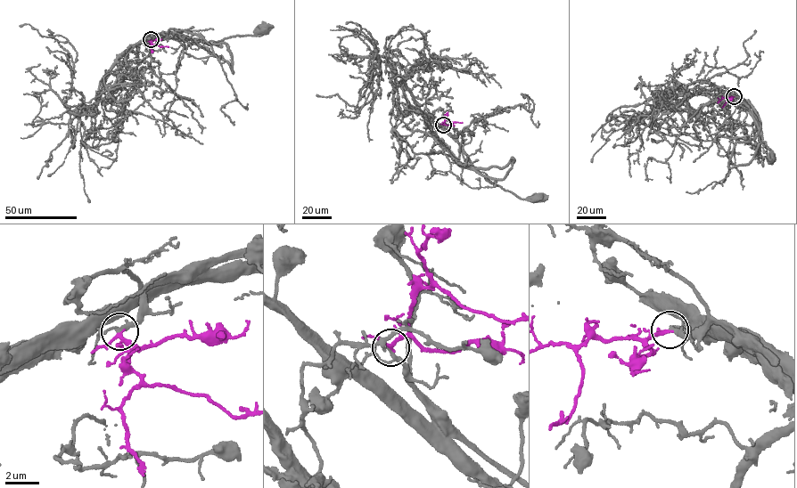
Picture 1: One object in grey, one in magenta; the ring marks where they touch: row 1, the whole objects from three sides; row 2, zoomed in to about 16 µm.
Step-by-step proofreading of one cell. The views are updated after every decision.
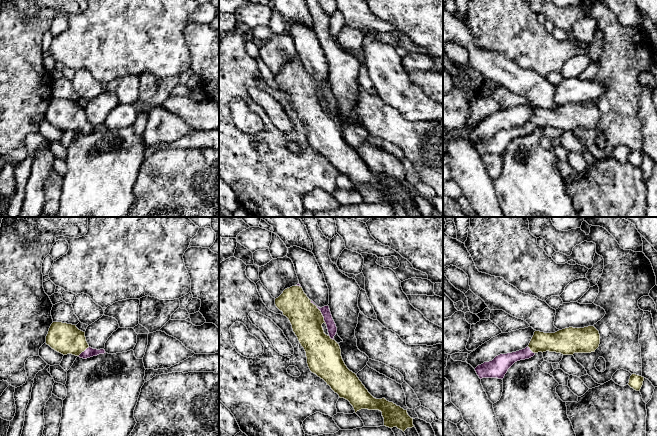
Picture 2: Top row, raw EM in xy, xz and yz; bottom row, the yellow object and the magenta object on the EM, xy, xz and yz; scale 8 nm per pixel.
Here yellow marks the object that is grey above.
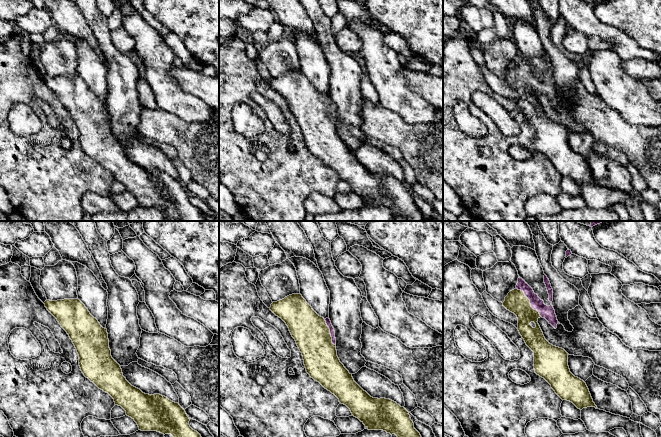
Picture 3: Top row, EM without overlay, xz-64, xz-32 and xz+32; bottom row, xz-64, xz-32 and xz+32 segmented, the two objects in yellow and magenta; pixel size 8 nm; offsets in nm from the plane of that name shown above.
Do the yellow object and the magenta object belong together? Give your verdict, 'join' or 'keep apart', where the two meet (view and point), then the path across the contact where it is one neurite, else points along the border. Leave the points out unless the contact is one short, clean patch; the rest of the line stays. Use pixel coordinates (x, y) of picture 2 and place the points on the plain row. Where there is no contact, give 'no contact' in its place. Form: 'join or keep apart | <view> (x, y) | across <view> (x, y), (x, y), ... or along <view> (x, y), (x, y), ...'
join | xz (321, 89)

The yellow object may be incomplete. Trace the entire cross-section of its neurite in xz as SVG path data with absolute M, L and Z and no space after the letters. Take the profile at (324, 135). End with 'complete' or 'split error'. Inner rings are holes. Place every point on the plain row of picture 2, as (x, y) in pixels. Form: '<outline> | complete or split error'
M299 59L296 62L285 65L275 75L275 81L289 95L293 108L306 128L307 140L310 147L323 155L340 174L348 176L353 182L355 189L361 185L379 186L382 188L384 202L386 203L397 203L403 208L407 204L414 203L413 194L408 191L407 186L404 186L393 178L387 177L385 174L374 174L357 151L347 144L341 132L340 122L334 116L337 103L332 94L329 82L318 83L307 73Z | split error

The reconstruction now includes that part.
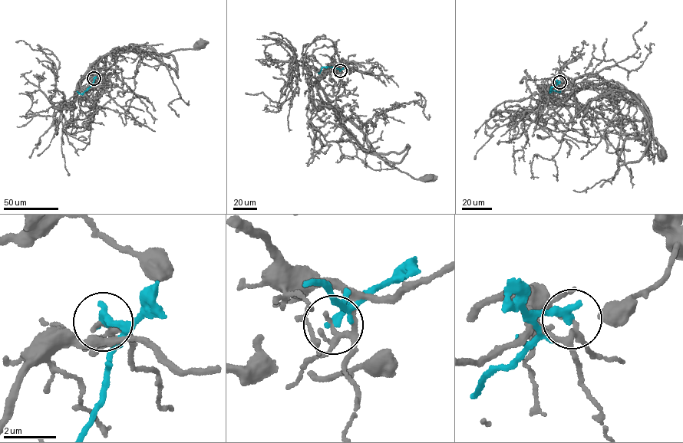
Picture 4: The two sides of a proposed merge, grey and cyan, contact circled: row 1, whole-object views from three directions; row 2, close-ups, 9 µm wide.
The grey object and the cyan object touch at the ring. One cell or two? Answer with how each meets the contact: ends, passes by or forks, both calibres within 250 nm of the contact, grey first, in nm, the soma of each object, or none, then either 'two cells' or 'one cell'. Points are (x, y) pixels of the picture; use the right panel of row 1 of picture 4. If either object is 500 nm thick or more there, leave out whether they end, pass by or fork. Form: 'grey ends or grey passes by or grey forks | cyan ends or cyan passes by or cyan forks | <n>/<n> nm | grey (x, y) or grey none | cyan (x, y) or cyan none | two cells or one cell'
grey forks | cyan ends | 160/300 nm | grey (661, 154) | cyan none | two cells

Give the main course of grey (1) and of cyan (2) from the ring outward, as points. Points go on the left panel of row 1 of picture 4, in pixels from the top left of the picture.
1: (94, 77), (81, 87), (93, 63), (118, 50), (133, 47), (159, 54), (197, 49), (202, 43)
2: (94, 77), (94, 81), (84, 92), (80, 93), (77, 91)

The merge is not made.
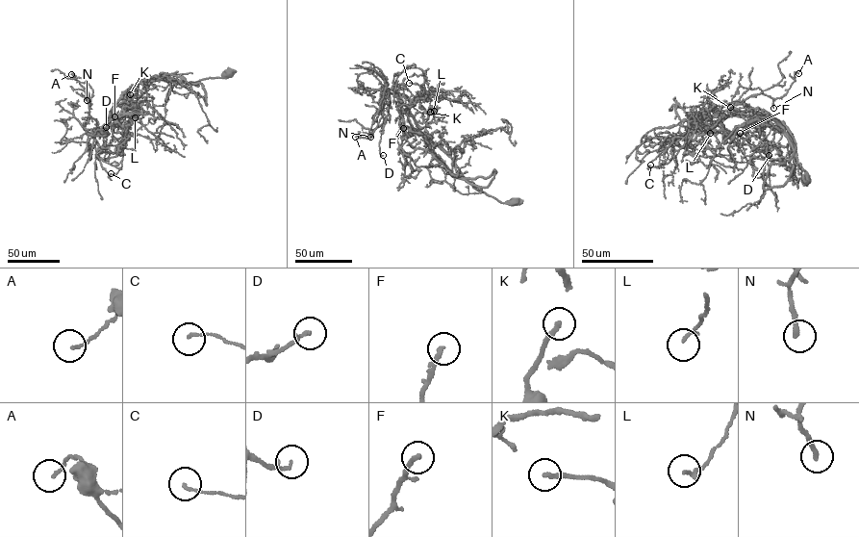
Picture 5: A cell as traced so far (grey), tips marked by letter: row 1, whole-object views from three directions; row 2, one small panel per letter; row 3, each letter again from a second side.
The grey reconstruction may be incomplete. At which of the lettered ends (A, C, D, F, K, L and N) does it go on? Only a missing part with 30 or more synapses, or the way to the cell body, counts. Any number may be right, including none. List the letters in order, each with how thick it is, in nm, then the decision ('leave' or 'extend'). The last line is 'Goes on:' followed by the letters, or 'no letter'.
A: calibre 130 nm; leave
C: calibre 120 nm; leave
D: calibre 160 nm; leave
F: calibre 220 nm; leave
K: calibre 200 nm; leave
L: calibre 150 nm; leave
N: calibre 220 nm; leave
Goes on: no letter

